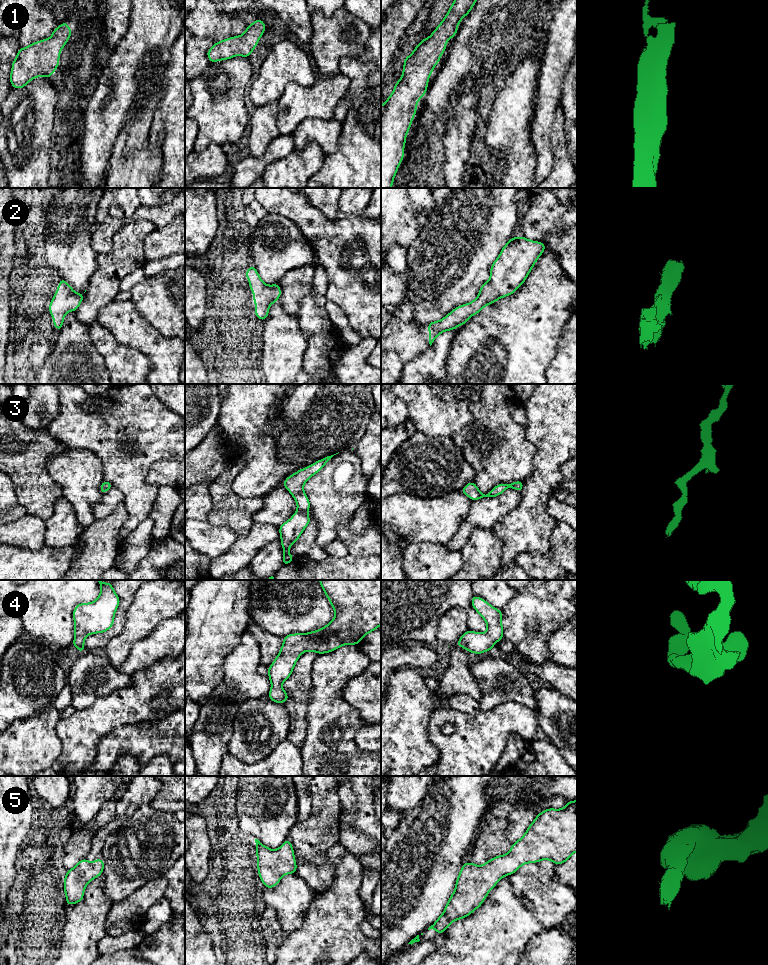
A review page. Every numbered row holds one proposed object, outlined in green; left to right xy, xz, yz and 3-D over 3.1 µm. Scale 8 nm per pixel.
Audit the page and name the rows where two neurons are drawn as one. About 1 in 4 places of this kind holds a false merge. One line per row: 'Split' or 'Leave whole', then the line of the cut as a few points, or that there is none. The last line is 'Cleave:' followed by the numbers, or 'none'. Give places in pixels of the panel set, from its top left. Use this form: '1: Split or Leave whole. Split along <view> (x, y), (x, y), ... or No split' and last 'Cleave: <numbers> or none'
1: Leave whole. No split
2: Leave whole. No split
3: Leave whole. No split
4: Leave whole. No split
5: Leave whole. No split
Cleave: none

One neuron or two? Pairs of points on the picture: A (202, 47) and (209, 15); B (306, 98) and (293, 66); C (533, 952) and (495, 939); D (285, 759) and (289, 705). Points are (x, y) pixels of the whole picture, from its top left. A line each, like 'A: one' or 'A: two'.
A: two
B: two
C: two
D: two

